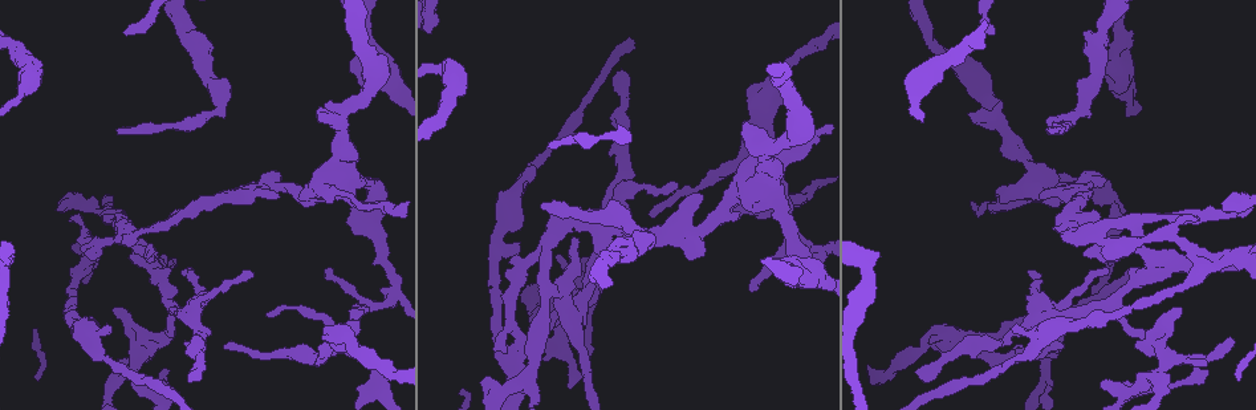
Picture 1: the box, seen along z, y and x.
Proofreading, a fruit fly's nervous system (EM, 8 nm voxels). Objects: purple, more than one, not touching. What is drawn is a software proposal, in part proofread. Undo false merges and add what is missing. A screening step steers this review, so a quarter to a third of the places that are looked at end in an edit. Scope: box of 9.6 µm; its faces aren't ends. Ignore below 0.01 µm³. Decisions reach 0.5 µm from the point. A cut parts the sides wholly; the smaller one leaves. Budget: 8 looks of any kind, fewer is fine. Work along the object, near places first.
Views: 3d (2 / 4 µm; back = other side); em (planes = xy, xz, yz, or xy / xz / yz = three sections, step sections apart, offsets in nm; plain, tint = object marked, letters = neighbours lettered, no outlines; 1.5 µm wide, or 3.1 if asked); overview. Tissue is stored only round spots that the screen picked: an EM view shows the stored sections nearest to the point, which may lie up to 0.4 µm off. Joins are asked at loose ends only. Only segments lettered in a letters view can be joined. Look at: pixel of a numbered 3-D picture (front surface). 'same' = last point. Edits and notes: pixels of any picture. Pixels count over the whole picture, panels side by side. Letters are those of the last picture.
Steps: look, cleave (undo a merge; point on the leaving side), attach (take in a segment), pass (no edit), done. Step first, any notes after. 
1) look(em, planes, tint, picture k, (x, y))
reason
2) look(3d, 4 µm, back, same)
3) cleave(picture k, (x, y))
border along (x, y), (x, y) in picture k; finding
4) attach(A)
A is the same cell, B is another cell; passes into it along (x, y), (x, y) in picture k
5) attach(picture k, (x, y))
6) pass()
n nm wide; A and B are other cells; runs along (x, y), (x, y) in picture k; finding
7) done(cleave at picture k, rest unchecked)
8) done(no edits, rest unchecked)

look(em, yz, step 8, tint, picture 1, (196, 374))
long arm stops here

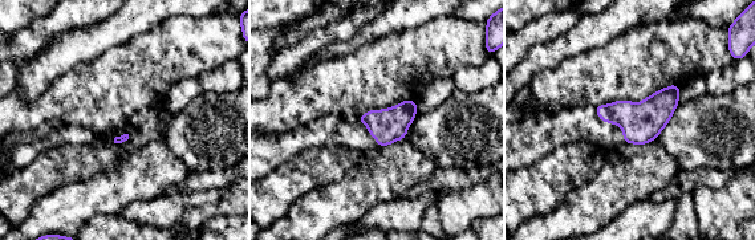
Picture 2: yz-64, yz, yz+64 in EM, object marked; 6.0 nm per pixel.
look(em, planes, letters, same)

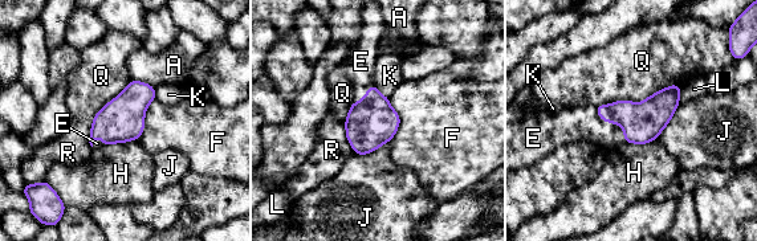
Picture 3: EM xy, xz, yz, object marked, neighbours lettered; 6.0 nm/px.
attach(E)
240 nm wide; E is the same cell, A, F, H, J, K, L, Q and R are other cells; passes into it along (642, 122), (613, 122), (580, 123) in picture 3; it goes on there

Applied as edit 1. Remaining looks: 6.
look(overview)

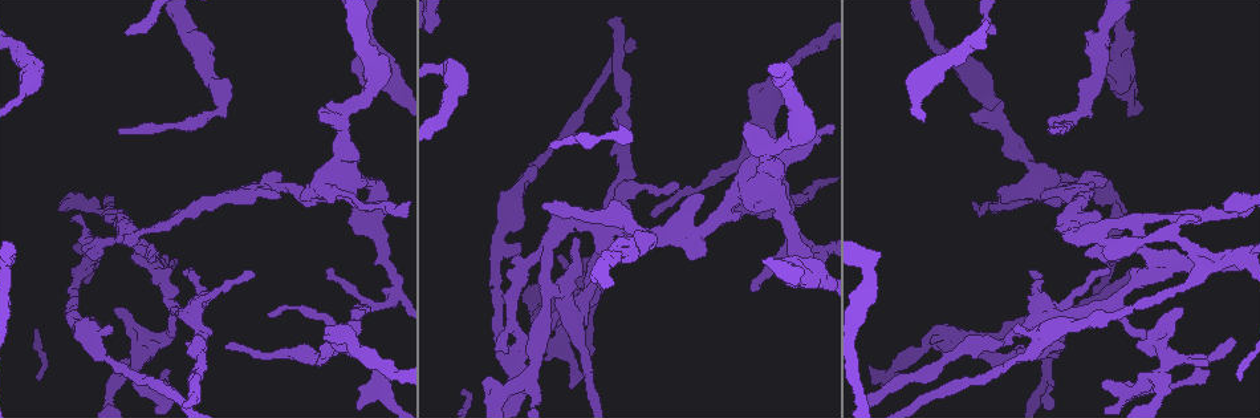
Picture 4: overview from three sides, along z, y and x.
look(em, xz, step 8, tint, picture 4, (119, 133))
free end

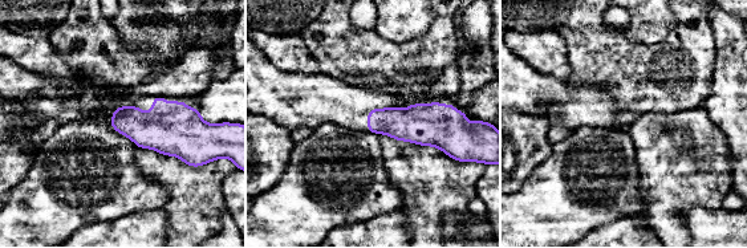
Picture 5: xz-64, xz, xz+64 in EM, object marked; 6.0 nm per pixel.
look(em, planes, letters, same)

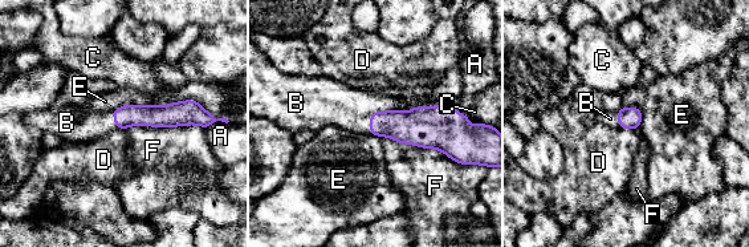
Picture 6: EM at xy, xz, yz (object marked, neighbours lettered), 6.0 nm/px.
attach(B)
B is the same cell, A, C, D, E and F are other cells; it goes on there

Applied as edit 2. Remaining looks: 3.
look(overview)

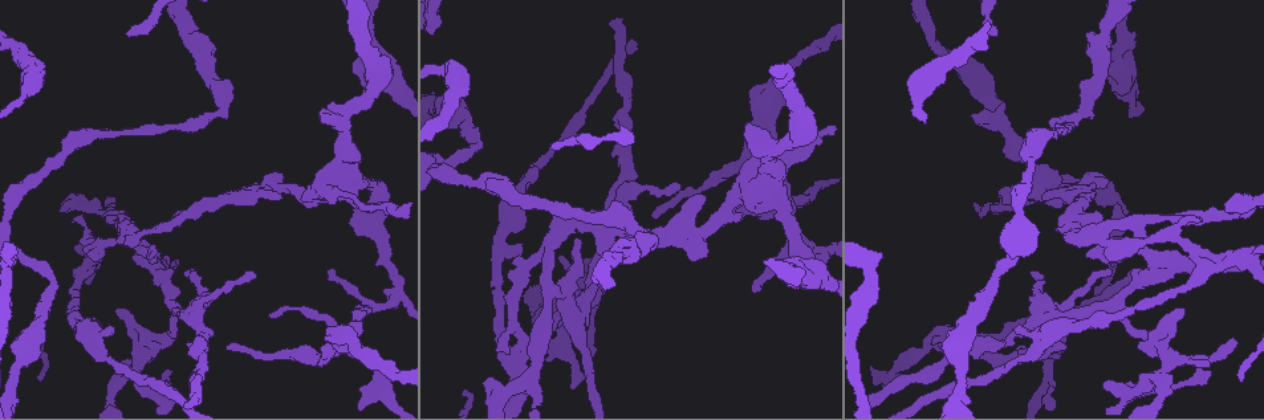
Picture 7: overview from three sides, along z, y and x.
look(3d, 2 µm, back, picture 7, (939, 69))
thick turns thin

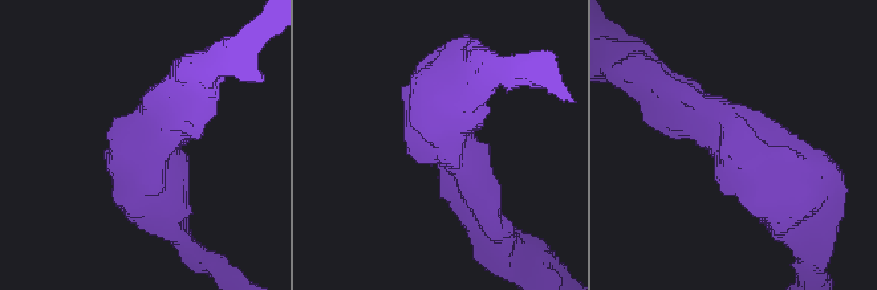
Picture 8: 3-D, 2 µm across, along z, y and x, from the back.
look(em, planes, letters, picture 8, (153, 137))
arms of 200, 240 nm

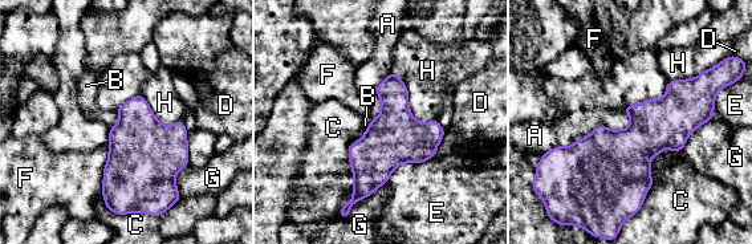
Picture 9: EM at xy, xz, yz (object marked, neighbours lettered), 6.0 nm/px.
pass()
300 nm wide; A, B, C, D, E, F, G and H are other cells; all the same cell

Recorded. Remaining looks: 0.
done(attach at picture 3, attach at picture 6, rest unchecked)

